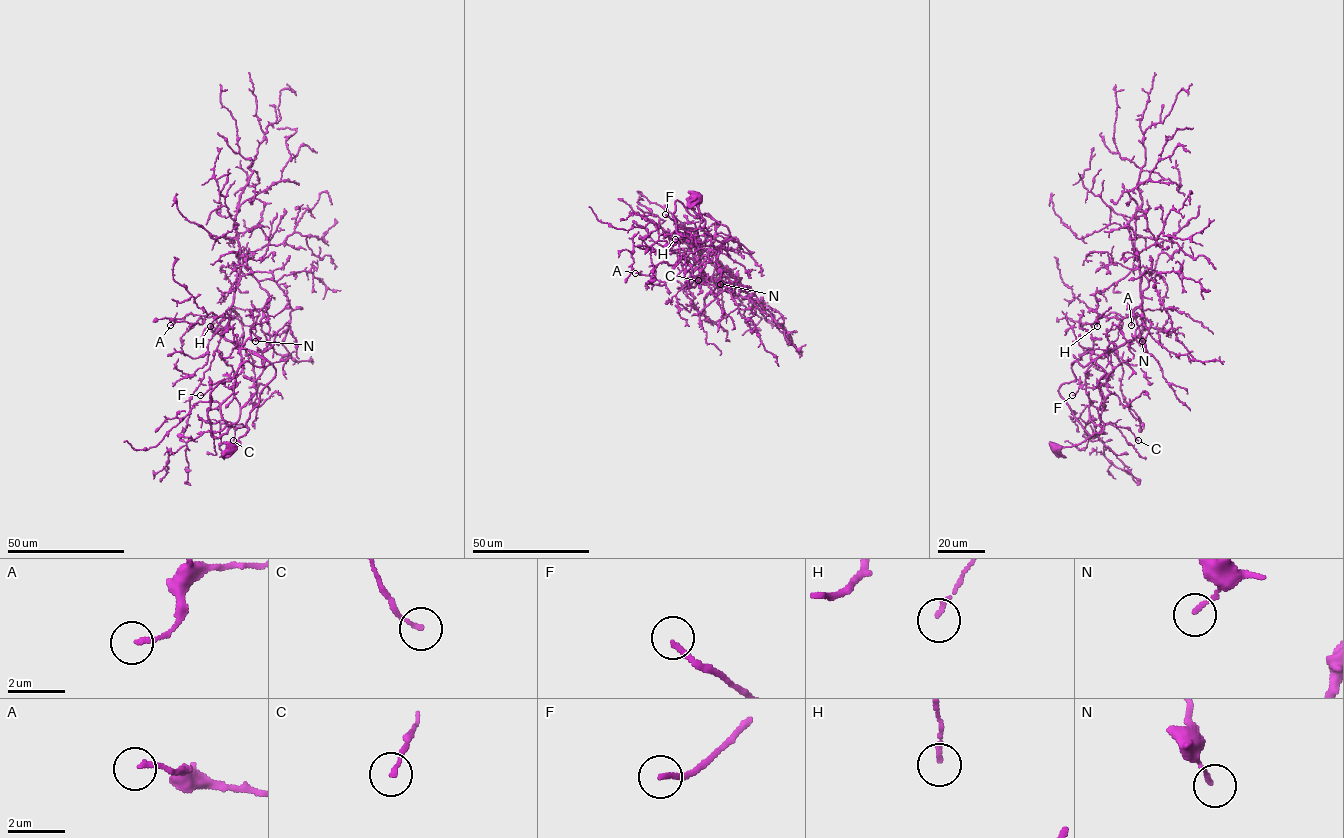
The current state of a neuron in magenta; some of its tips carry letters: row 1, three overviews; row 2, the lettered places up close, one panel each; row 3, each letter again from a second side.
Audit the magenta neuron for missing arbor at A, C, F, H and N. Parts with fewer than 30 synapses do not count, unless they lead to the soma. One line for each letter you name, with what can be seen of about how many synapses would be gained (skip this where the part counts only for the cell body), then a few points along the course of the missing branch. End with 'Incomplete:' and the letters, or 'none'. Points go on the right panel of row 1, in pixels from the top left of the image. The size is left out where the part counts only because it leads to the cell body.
F: 50 synapses; course (1072, 395), (1060, 414)
Incomplete: F

